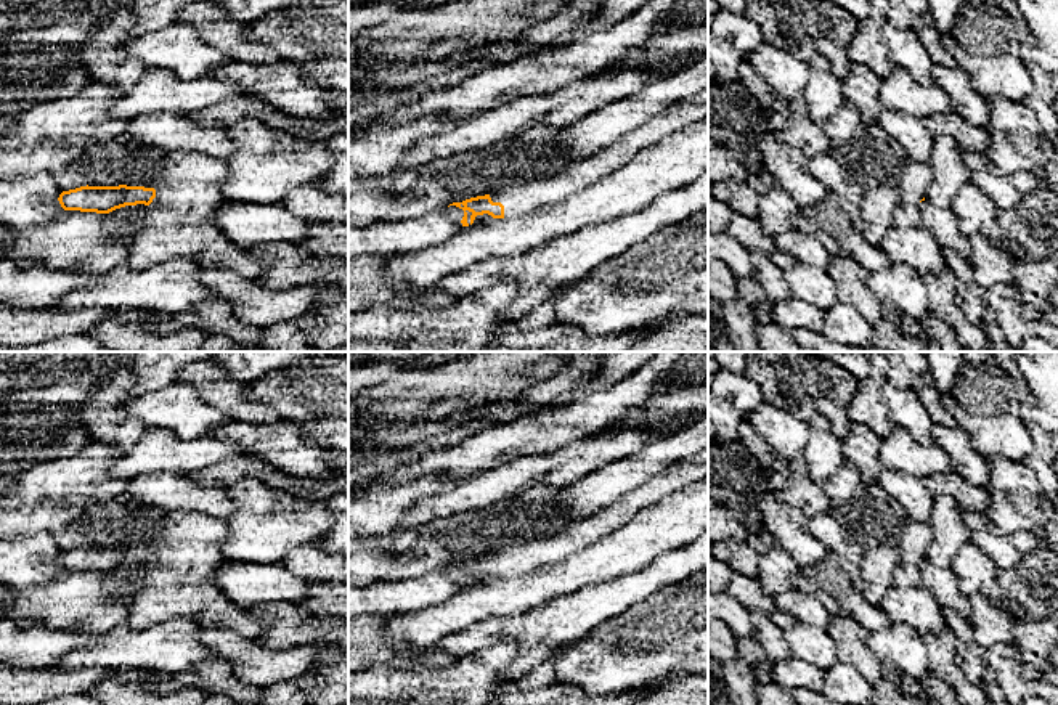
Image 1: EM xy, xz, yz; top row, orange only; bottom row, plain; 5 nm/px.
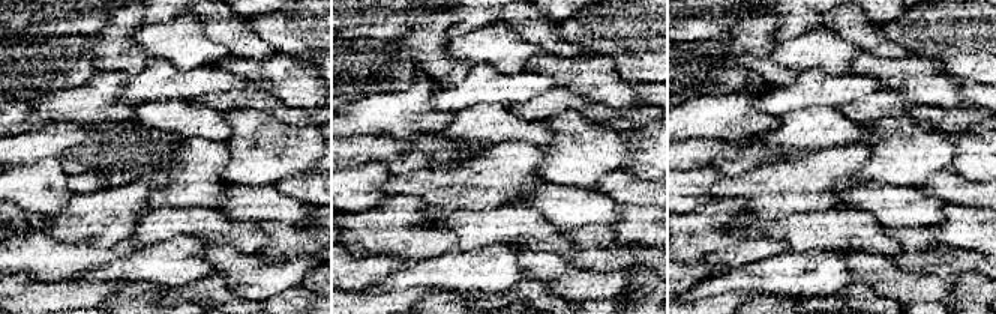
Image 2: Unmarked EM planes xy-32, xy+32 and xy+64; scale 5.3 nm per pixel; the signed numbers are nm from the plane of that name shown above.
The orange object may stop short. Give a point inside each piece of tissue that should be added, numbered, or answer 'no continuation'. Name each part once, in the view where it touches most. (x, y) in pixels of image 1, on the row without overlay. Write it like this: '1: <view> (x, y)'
1: xy (188, 545)

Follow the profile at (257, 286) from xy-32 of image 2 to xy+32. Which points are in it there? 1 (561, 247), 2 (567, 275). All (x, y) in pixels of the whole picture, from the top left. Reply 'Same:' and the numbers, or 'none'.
Same: 2

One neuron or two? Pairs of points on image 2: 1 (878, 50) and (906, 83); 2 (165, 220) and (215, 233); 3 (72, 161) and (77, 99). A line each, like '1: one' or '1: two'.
1: two
2: one
3: two

